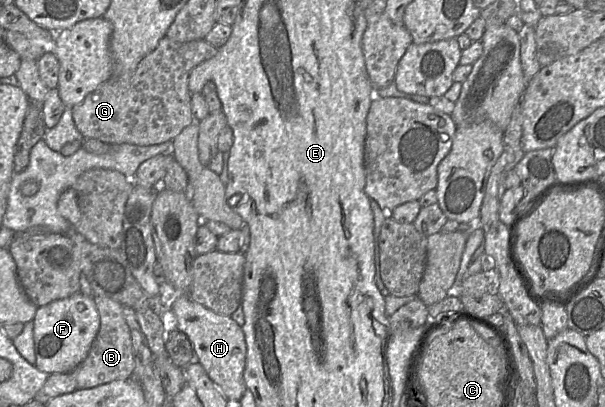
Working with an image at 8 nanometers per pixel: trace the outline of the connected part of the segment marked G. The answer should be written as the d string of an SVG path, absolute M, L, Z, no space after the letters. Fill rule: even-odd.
M168 37L160 39L157 47L145 56L138 64L136 70L132 75L123 75L119 77L111 77L107 81L103 82L97 89L89 93L84 100L71 108L74 123L77 129L81 132L84 138L94 138L110 145L117 145L122 143L130 143L136 145L155 145L172 141L186 126L193 122L196 122L191 111L191 93L188 87L188 77L190 72L201 62L212 58L218 49L205 41L204 39L193 40L189 42L176 42Z

